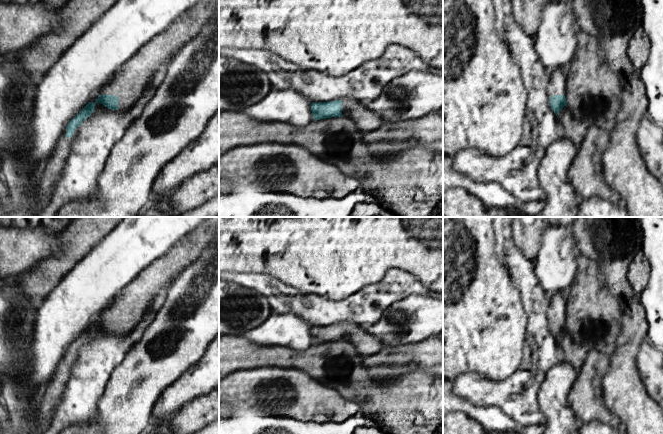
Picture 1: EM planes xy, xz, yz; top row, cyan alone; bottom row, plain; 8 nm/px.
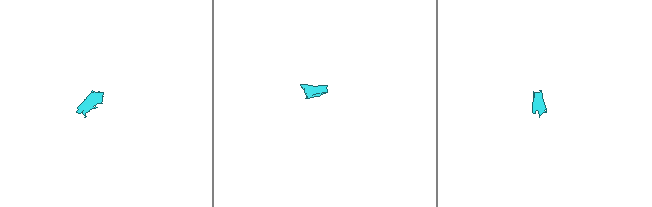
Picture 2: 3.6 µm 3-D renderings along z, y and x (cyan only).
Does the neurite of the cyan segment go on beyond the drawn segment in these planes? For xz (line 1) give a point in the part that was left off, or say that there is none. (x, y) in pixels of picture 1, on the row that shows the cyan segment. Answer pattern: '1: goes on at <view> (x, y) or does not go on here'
1: goes on at xz (365, 120)

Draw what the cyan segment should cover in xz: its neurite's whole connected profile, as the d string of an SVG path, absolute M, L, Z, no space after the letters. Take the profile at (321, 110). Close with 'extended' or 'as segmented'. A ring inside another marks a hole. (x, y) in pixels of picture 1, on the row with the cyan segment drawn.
M354 99L312 102L311 111L314 120L345 116L353 120L362 133L374 131L384 124L376 112L369 110L364 104Z | extended

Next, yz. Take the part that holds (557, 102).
M558 68L551 73L550 82L546 88L551 109L558 117L564 130L563 136L571 139L577 148L580 147L588 129L588 123L576 120L570 113L565 98L566 70Z | extended

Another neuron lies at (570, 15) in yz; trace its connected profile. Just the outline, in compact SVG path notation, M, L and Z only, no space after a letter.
M545 0L539 28L534 36L535 51L544 68L567 70L578 46L577 16L572 2Z

